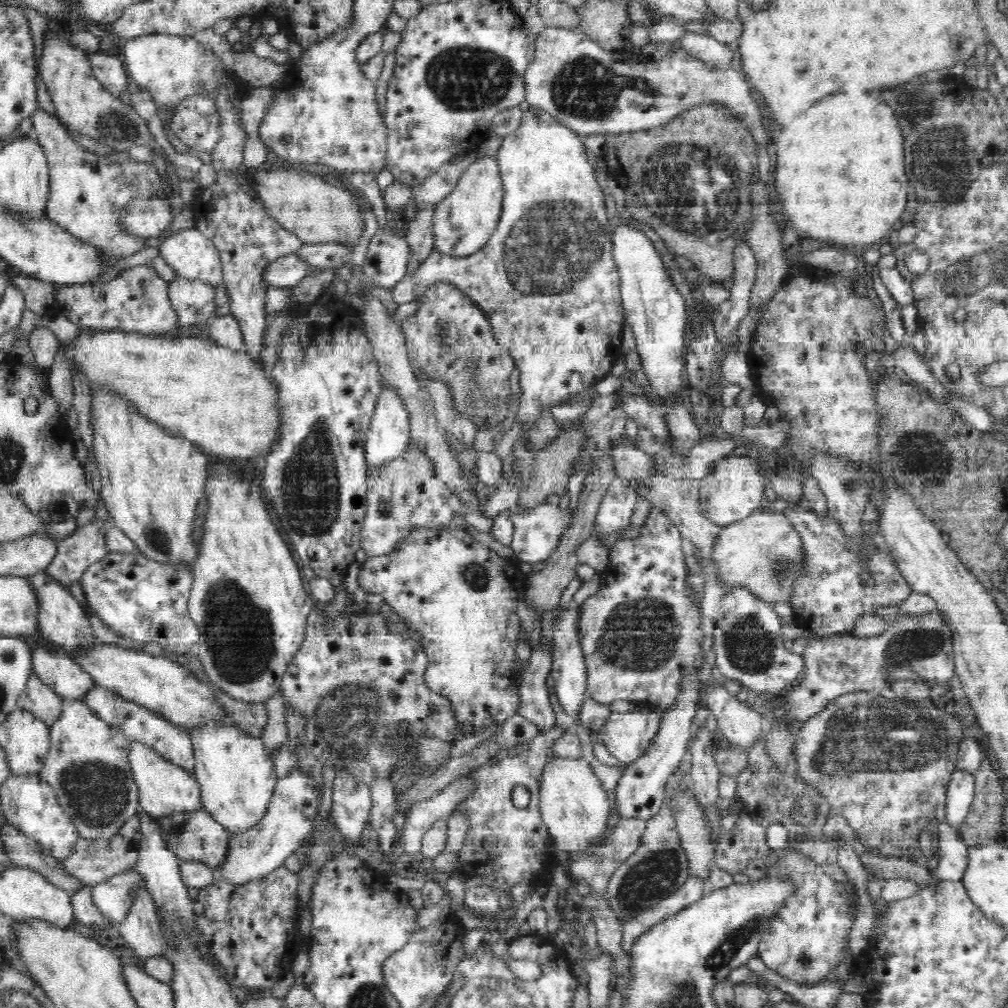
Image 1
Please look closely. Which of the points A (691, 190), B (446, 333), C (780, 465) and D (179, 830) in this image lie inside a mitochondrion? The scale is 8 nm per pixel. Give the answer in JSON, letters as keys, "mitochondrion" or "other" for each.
{"A":"mitochondrion","B":"mitochondrion","C":"other","D":"mitochondrion"}

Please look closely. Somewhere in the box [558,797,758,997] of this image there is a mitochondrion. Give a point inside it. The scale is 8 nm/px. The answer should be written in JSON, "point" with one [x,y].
{"point":[654,874]}

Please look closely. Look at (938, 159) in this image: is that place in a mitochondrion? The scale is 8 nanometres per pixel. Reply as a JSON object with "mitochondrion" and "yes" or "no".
{"mitochondrion":"yes"}

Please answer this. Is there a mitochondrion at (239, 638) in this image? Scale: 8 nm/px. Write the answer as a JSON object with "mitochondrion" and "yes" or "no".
{"mitochondrion":"yes"}

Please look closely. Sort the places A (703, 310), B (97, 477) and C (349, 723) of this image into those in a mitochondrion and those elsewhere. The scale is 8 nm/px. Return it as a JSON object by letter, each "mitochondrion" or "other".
{"A":"other","B":"other","C":"mitochondrion"}

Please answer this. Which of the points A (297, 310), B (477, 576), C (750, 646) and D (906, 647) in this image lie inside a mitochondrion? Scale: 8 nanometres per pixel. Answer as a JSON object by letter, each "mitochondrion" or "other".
{"A":"other","B":"mitochondrion","C":"mitochondrion","D":"mitochondrion"}

